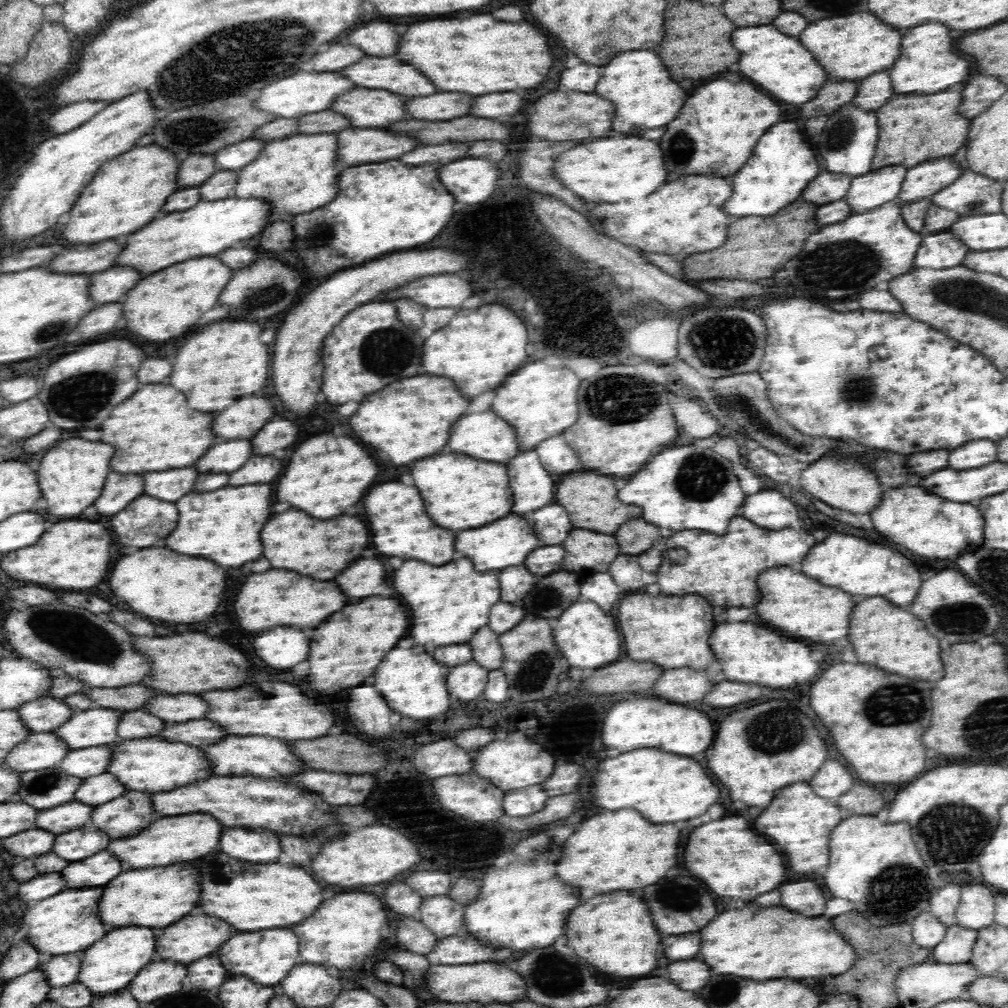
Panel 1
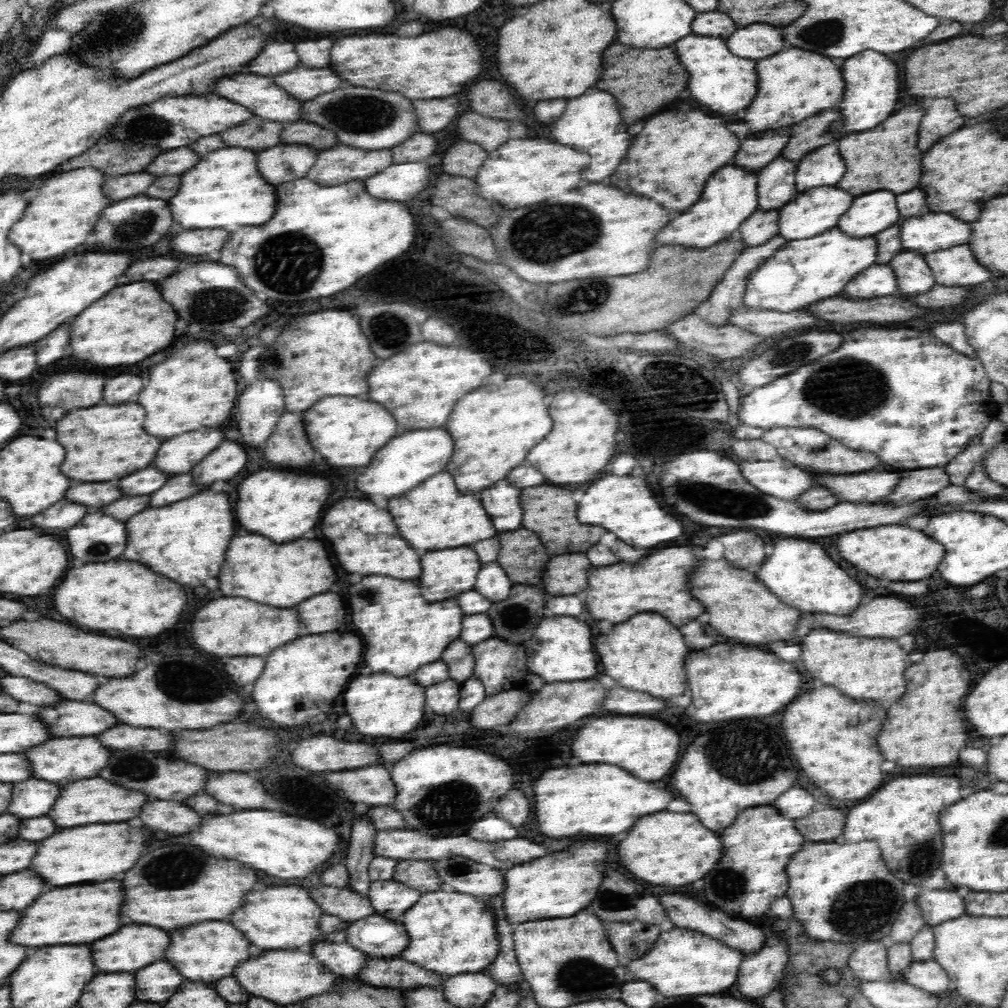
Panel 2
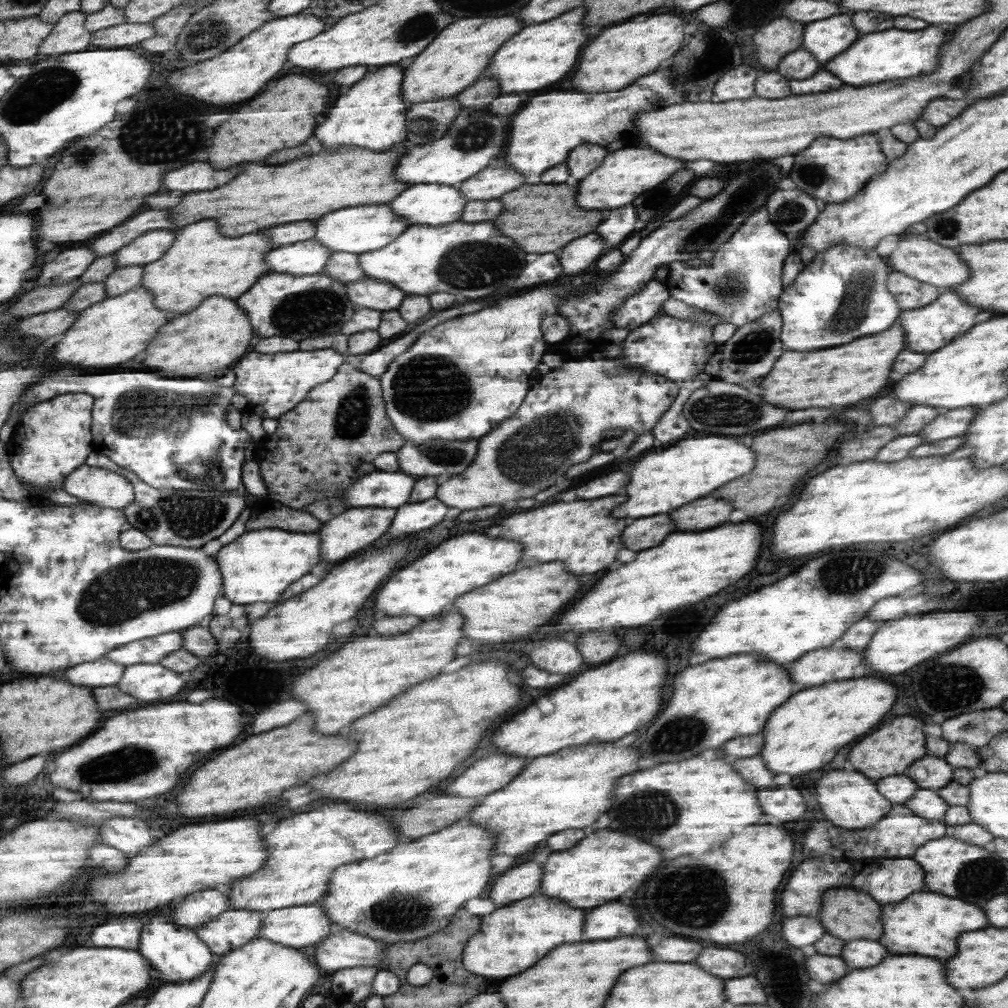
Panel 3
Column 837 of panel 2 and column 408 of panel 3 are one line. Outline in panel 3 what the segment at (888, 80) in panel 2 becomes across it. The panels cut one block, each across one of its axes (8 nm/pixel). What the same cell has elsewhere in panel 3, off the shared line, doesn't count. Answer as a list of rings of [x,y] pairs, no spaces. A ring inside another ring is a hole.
[[[398,64],[368,72],[346,94],[340,94],[334,100],[326,120],[318,124],[318,132],[314,132],[314,138],[320,140],[324,150],[338,150],[340,146],[362,146],[374,152],[386,152],[392,146],[402,144],[409,134],[406,121],[409,105],[402,98],[402,80],[404,72]]]

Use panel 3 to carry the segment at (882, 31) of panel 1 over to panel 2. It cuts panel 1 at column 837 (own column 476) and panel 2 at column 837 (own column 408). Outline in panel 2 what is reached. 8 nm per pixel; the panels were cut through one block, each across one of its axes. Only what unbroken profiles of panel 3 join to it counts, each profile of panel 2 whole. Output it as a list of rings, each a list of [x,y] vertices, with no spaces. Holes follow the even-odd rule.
[[[788,48],[758,62],[758,96],[746,108],[746,116],[742,118],[750,128],[749,133],[792,127],[823,110],[835,108],[842,100],[844,81],[841,67],[826,55],[812,54],[802,48]]]

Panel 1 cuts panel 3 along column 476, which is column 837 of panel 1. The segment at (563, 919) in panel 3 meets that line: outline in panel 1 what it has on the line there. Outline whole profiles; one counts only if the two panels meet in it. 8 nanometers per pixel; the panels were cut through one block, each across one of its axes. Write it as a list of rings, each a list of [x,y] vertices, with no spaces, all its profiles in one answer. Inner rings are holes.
[[[750,904],[742,910],[726,910],[718,914],[706,928],[702,928],[700,958],[710,966],[712,974],[732,974],[762,982],[772,978],[810,978],[842,974],[852,968],[852,964],[856,964],[856,949],[832,928],[830,918],[794,916],[794,912],[782,912],[782,908],[778,906]]]

